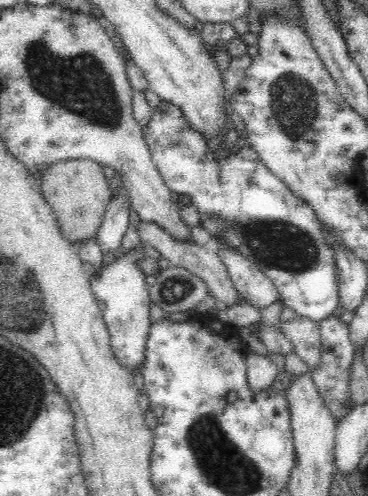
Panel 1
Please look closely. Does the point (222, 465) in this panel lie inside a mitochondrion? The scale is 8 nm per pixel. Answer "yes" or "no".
yes

